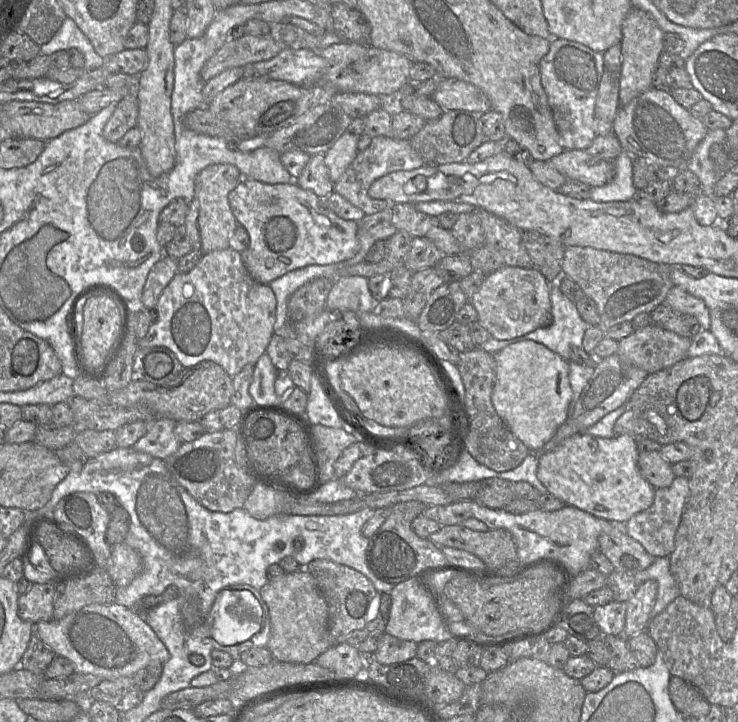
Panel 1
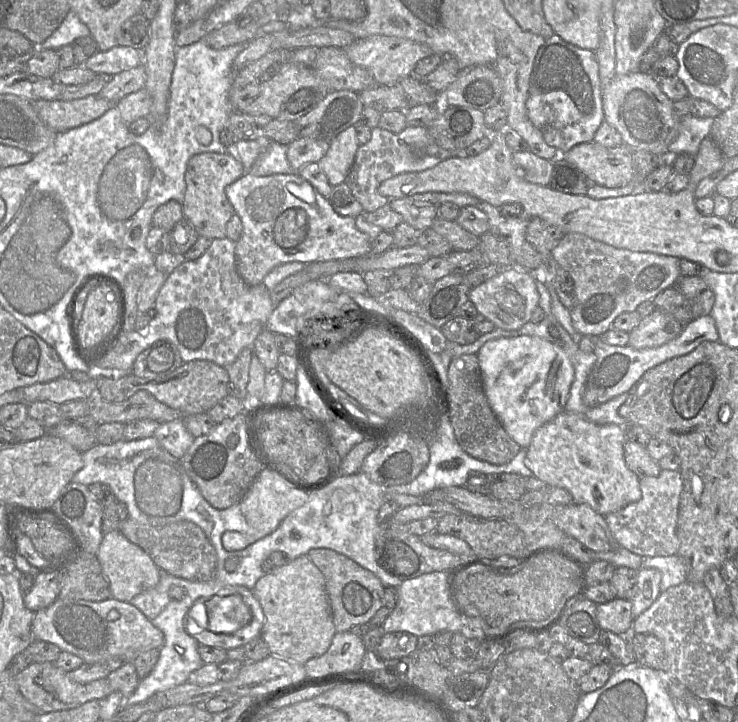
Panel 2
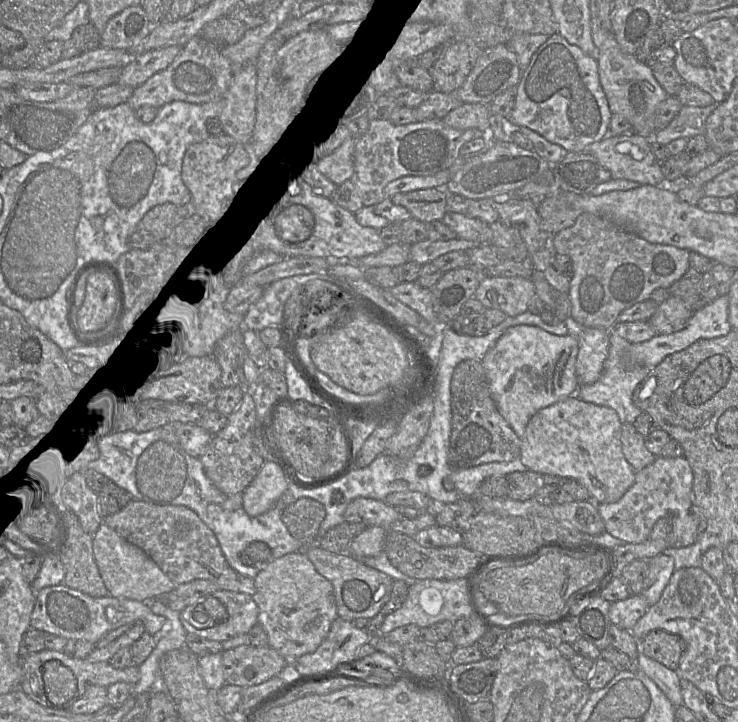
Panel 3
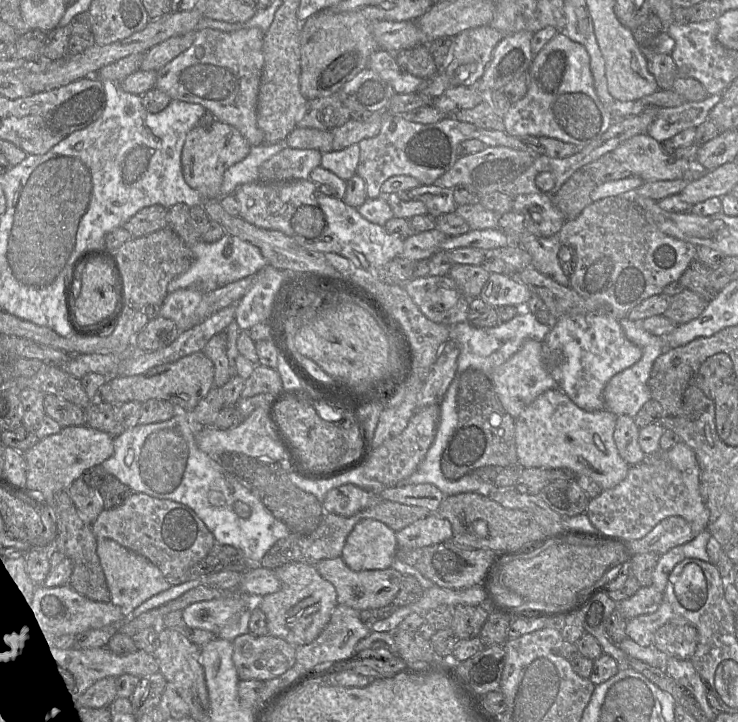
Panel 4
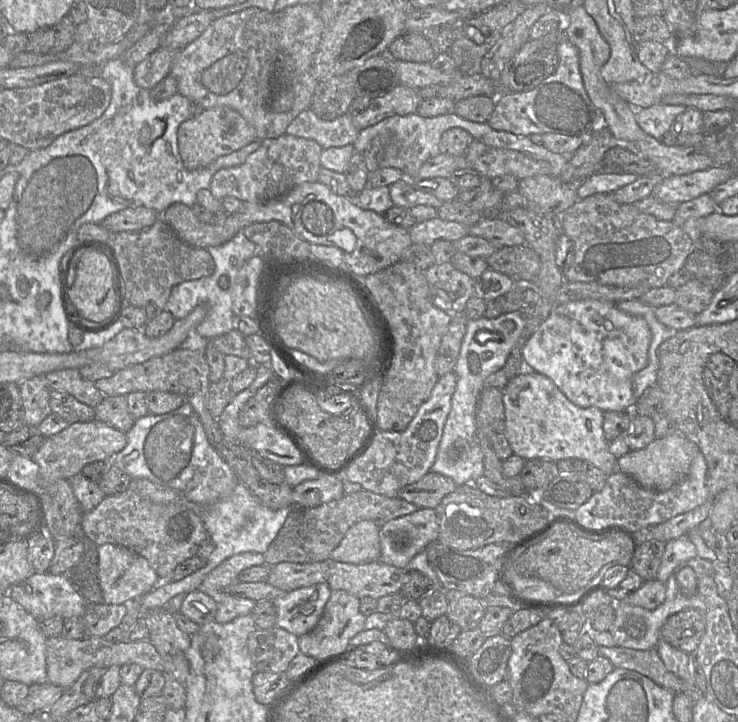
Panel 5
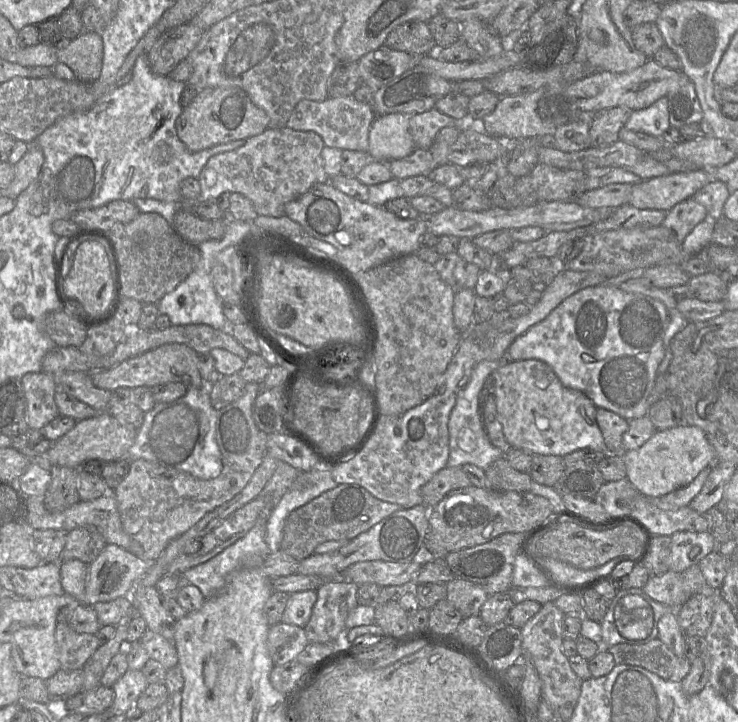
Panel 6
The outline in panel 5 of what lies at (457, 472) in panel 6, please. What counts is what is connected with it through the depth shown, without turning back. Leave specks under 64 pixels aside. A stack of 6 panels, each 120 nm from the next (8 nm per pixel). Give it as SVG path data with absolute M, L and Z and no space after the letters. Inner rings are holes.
M429 471L419 481L405 486L399 492L398 498L418 508L435 509L442 499L457 487L451 478Z

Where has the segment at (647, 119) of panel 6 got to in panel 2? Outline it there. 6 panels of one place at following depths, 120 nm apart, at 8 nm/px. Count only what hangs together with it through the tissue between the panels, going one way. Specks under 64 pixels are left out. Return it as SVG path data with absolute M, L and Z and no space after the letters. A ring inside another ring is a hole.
M692 114L680 119L678 134L669 145L668 150L676 154L688 153L696 155L702 141L710 136L716 118L698 118Z

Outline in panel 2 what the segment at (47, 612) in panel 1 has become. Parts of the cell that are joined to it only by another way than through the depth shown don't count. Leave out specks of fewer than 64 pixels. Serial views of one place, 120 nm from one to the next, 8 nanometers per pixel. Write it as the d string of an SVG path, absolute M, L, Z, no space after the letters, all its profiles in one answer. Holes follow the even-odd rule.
M40 572L32 588L25 592L24 605L34 613L53 604L61 590L61 573Z

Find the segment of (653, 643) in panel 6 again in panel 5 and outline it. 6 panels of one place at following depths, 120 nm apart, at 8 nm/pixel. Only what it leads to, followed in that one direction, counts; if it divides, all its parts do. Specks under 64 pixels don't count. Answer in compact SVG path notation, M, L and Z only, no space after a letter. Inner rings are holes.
M598 646L598 655L608 658L614 668L639 672L674 693L686 692L693 702L702 697L695 685L686 682L666 668L656 648L638 650L620 646Z

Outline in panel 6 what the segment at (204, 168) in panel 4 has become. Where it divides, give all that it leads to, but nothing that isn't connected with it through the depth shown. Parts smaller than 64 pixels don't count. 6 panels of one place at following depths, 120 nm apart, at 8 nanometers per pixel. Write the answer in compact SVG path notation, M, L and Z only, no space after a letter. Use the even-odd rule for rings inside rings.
M209 87L198 92L176 119L178 138L191 152L218 144L248 139L265 131L269 125L267 113L257 107L247 93L238 87Z

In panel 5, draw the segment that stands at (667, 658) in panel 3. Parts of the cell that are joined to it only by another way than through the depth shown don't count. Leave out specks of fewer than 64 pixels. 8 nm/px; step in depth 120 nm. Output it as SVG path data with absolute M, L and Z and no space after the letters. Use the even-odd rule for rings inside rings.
M695 608L670 615L660 629L660 639L686 652L695 653L706 630L704 613Z

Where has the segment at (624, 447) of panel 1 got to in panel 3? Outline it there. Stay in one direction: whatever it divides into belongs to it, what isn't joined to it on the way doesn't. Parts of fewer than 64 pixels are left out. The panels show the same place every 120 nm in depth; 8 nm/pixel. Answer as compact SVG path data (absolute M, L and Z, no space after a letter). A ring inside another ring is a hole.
M573 395L539 410L531 417L521 438L519 457L531 472L576 480L588 490L590 500L596 504L614 503L634 484L637 472L623 454L621 429L622 423L613 409L584 402Z

